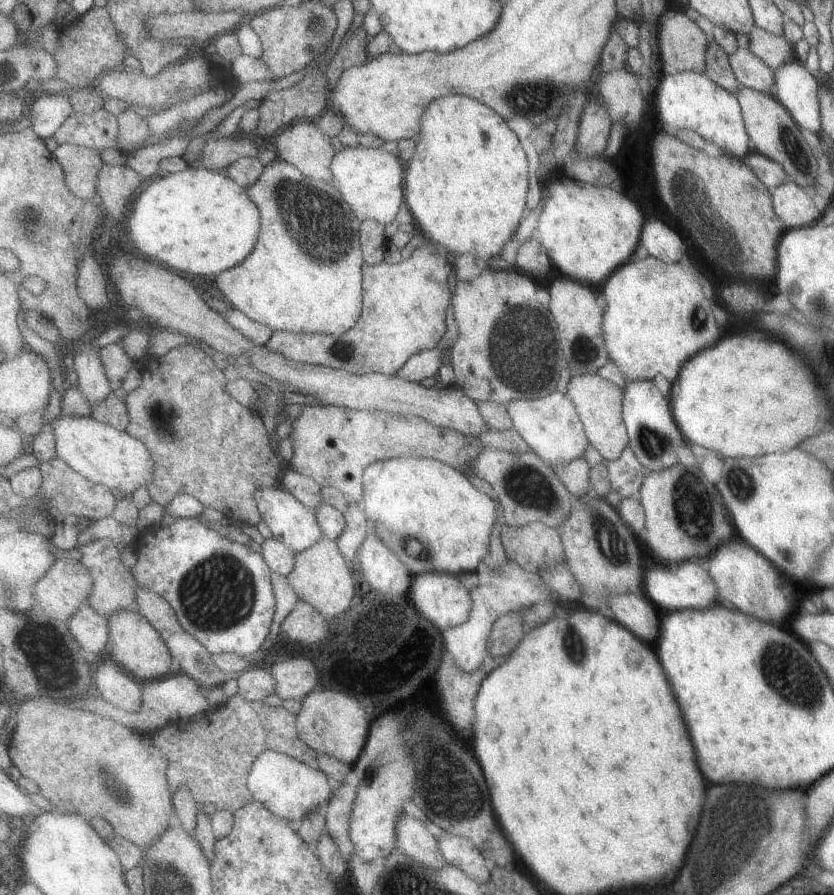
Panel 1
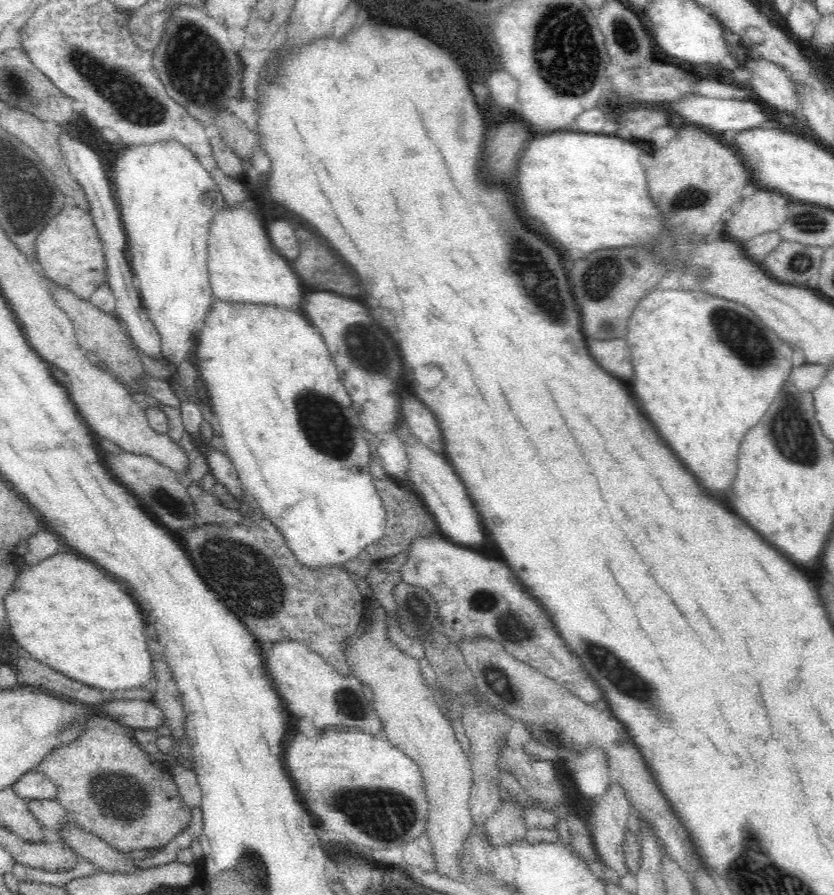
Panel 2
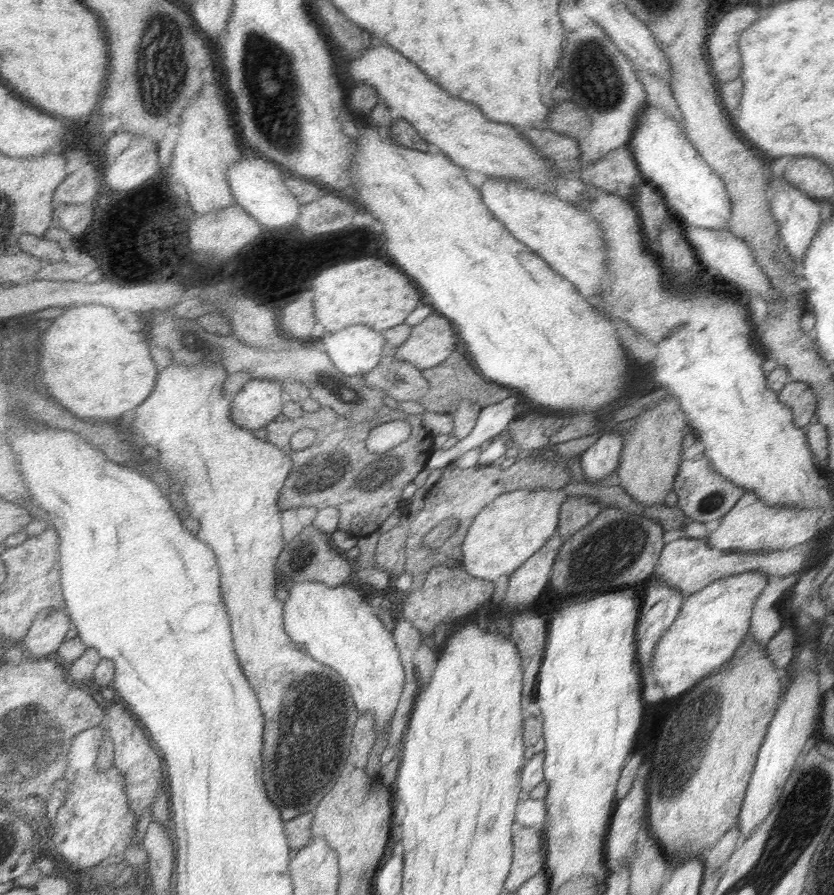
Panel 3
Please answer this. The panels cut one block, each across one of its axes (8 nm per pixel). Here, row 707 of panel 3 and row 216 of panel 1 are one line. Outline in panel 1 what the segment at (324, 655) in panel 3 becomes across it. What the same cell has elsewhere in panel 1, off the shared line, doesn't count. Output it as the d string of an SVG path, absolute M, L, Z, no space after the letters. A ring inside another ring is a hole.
M345 148L343 152L337 154L337 158L333 160L333 174L335 174L335 184L337 188L345 194L345 200L353 206L355 214L361 218L361 222L379 222L383 226L397 222L403 202L407 202L407 168L403 168L401 164L403 160L395 154L389 154L381 148Z

